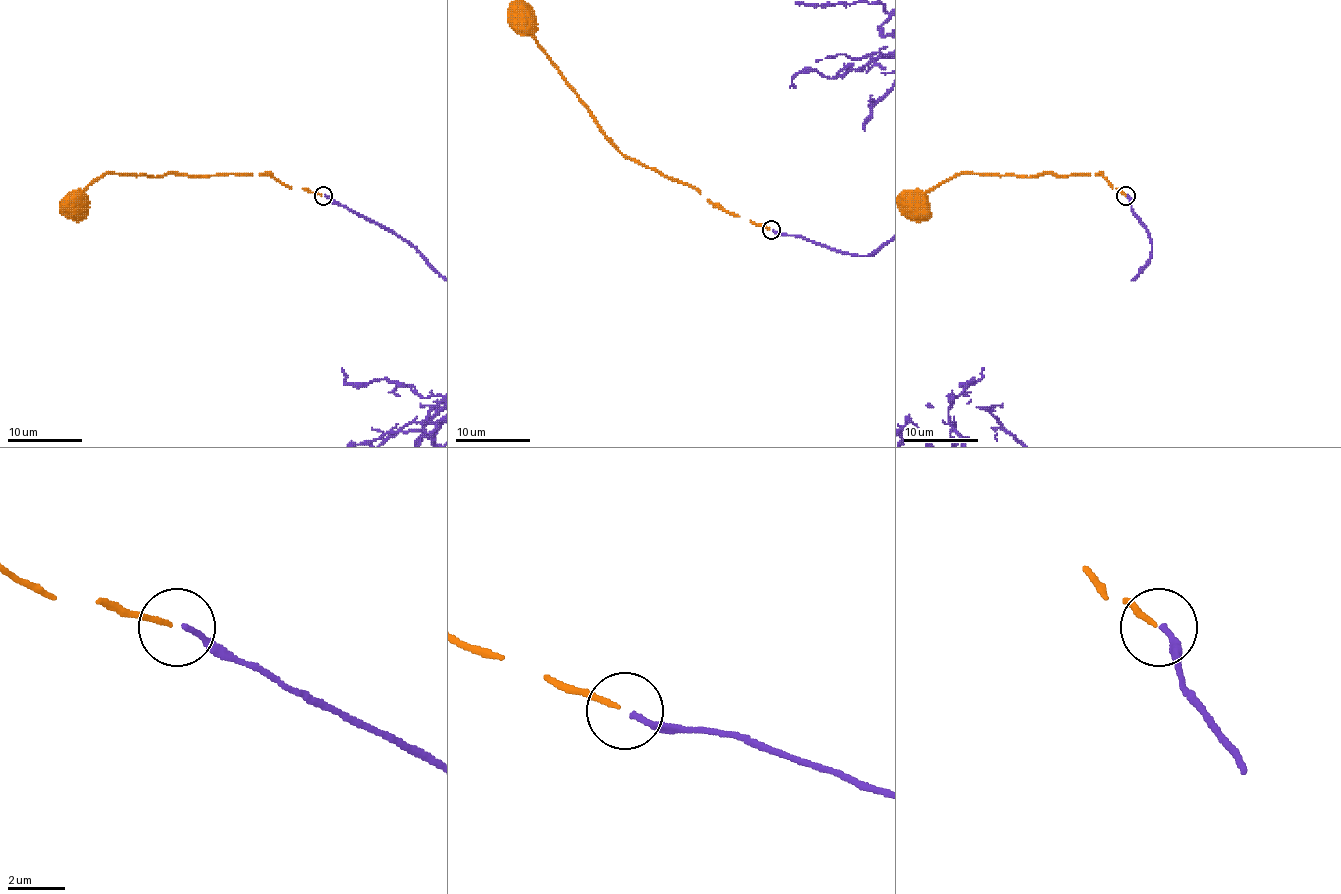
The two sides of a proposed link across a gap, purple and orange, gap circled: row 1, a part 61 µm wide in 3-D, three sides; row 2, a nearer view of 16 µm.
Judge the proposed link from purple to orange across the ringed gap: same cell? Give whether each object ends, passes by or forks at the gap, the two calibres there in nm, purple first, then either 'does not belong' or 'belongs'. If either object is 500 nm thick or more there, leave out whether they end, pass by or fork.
purple ends; orange ends; calibres 180 and 170 nm; belongs

